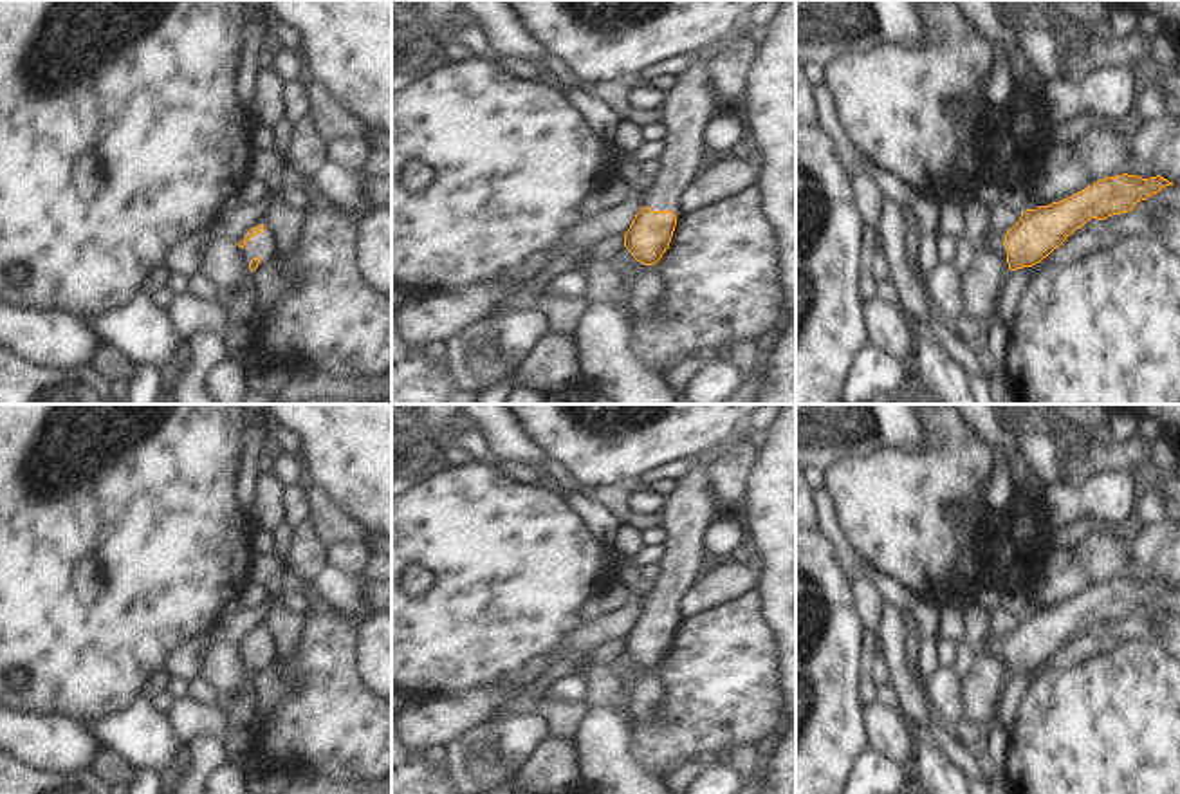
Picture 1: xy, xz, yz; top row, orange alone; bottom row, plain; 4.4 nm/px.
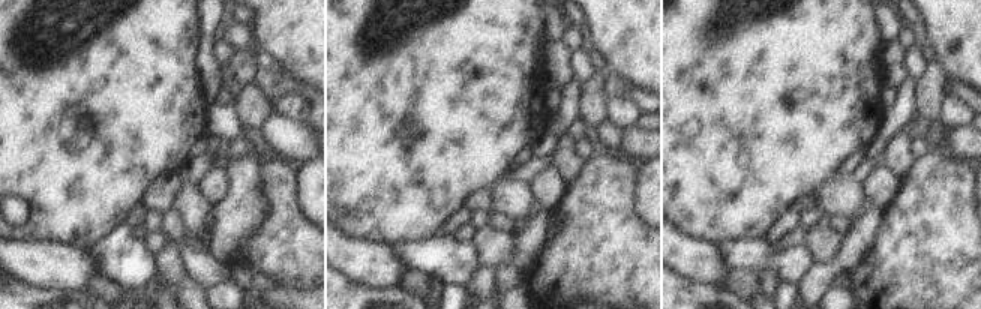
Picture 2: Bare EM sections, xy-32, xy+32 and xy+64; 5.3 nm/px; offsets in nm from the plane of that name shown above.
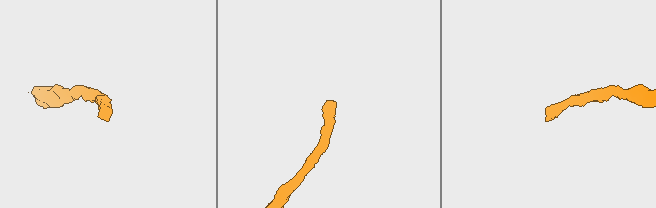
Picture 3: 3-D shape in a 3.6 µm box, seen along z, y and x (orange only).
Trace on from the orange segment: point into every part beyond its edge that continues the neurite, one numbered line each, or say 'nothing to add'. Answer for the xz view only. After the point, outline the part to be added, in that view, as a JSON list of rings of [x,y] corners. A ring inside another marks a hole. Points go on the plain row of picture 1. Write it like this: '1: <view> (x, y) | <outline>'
1: xz (686, 513) | [[[693,458],[695,467],[677,478],[669,496],[664,496],[660,527],[668,532],[662,543],[660,572],[644,588],[644,610],[653,615],[671,615],[682,596],[698,579],[707,554],[704,534],[711,525],[714,503],[709,494],[707,466]]]

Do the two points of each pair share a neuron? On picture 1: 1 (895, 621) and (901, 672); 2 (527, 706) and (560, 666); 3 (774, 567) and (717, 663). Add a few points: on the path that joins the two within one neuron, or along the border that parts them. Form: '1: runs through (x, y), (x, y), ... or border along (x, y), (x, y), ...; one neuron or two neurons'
1: runs through (895, 634), (895, 659); one neuron
2: runs through (529, 697), (551, 675); one neuron
3: border along (753, 590), (760, 600), (760, 616), (774, 634); two neurons

